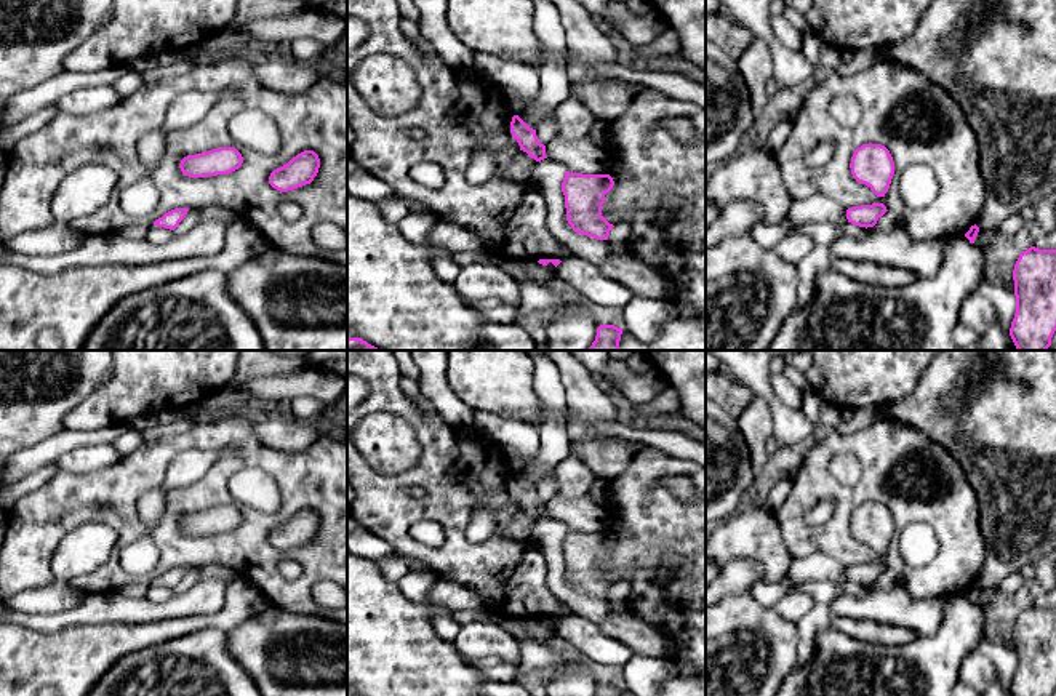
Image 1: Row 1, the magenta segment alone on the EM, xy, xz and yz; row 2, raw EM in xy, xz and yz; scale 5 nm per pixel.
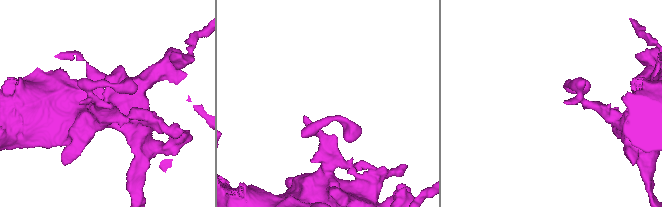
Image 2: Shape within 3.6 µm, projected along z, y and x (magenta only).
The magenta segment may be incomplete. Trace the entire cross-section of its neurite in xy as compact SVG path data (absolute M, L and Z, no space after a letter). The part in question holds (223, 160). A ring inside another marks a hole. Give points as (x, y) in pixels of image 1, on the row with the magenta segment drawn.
M219 147L184 157L179 168L189 178L206 178L229 174L238 170L242 163L243 157L235 147Z

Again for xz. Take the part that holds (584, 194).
M565 173L562 192L565 195L566 221L581 235L608 240L614 227L602 216L605 194L614 181L610 174Z

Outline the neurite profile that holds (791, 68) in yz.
M718 0L733 19L768 43L773 59L773 78L779 90L792 88L808 80L816 66L810 64L802 51L781 43L770 24L771 0Z

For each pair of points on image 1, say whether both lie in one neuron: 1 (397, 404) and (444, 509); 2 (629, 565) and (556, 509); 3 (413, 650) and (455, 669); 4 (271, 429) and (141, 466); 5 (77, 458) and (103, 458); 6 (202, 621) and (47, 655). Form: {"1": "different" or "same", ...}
{"1": "same", "2": "different", "3": "same", "4": "different", "5": "same", "6": "same"}

